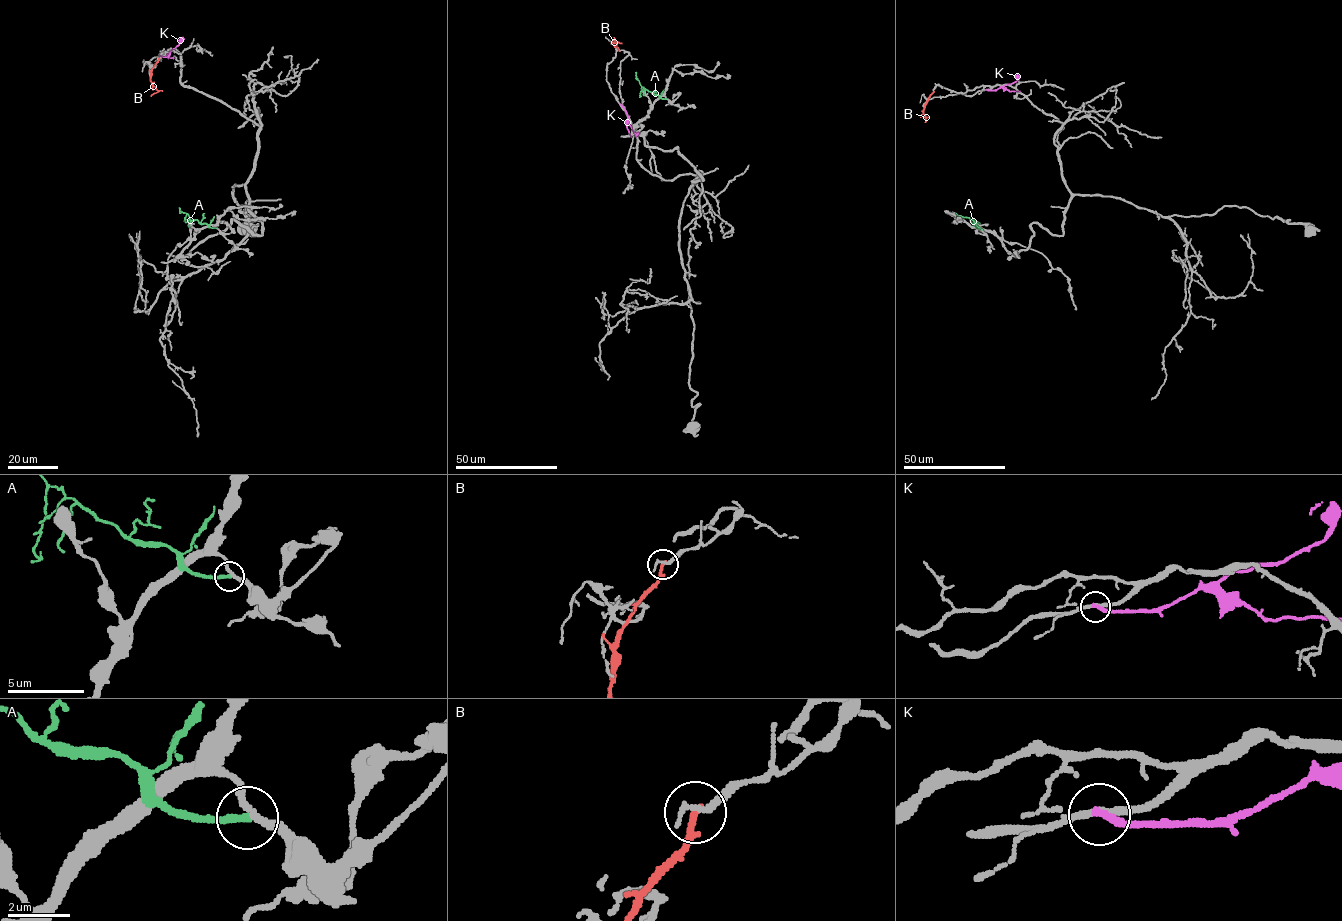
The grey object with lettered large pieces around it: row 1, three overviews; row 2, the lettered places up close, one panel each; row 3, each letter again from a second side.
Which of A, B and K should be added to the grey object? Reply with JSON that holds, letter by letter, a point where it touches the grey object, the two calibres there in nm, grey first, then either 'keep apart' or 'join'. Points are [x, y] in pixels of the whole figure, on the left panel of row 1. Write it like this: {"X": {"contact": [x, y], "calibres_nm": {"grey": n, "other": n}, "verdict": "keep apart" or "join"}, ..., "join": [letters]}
{"A": {"contact": [216, 228], "calibres_nm": {"grey": 190, "other": 220}, "verdict": "keep apart"}, "B": {"contact": [159, 58], "calibres_nm": {"grey": 240, "other": 240}, "verdict": "keep apart"}, "K": {"contact": [160, 56], "calibres_nm": {"grey": 200, "other": 240}, "verdict": "keep apart"}, "join": []}

